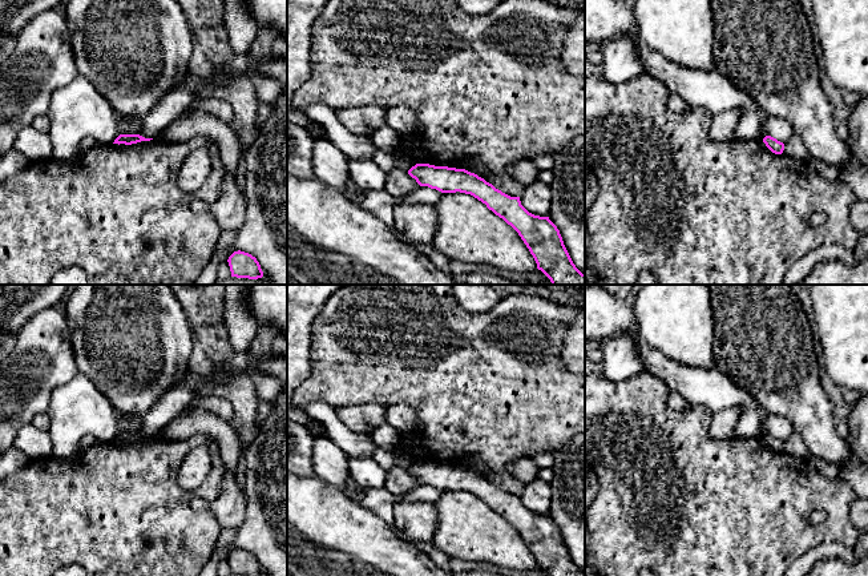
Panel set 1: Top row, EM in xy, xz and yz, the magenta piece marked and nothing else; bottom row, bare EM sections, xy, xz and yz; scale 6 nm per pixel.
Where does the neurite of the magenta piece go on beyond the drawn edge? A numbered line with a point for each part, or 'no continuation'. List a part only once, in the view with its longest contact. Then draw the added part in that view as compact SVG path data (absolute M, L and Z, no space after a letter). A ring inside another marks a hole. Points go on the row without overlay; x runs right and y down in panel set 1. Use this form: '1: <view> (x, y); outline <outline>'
no continuation

